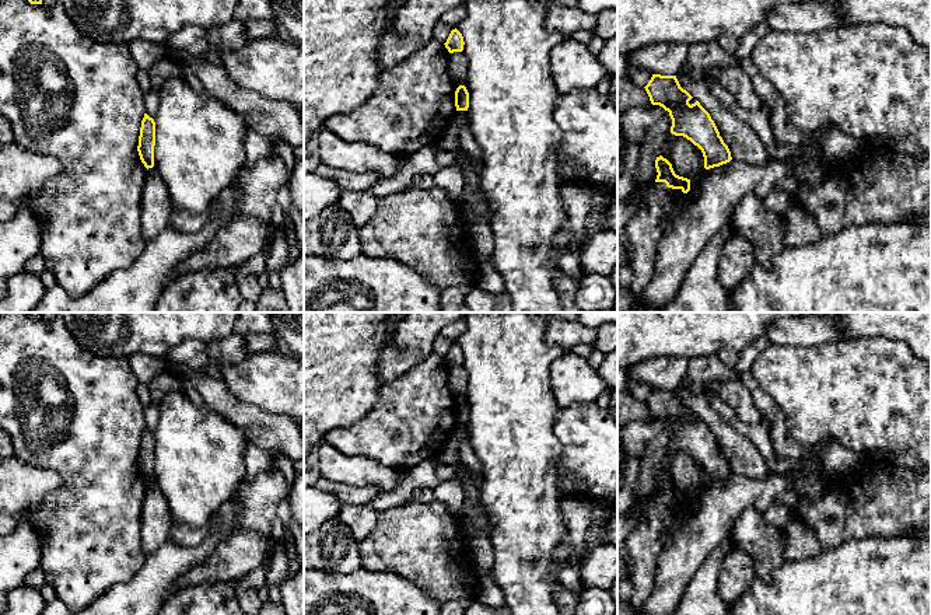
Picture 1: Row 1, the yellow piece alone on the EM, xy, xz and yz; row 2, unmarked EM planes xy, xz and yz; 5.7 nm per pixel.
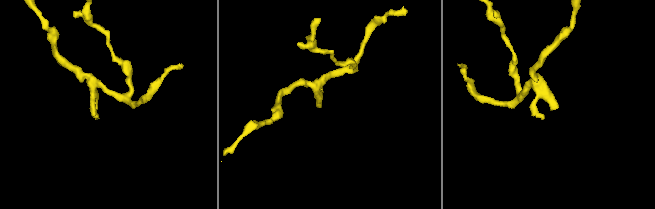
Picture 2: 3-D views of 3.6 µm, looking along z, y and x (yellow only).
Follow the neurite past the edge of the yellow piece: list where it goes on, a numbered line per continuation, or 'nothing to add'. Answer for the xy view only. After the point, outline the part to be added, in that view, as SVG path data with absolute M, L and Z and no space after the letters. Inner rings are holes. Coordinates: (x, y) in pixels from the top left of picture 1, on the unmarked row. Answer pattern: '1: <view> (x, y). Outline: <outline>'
1: xy (157, 521). Outline: M154 481L148 482L146 486L140 527L144 552L154 552L165 544L172 527L174 520L161 489Z

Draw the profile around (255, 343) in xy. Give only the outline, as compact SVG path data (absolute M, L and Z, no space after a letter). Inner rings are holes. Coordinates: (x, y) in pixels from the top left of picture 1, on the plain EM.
M244 333L246 356L260 352L276 352L279 338L276 335Z

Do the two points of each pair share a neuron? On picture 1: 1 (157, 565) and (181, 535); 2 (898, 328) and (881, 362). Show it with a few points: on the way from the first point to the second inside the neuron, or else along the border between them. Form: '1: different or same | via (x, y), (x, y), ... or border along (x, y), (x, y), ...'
1: different | border along (207, 534), (196, 545), (177, 545), (168, 541)
2: different | border along (858, 339), (870, 336), (900, 339), (916, 357)

